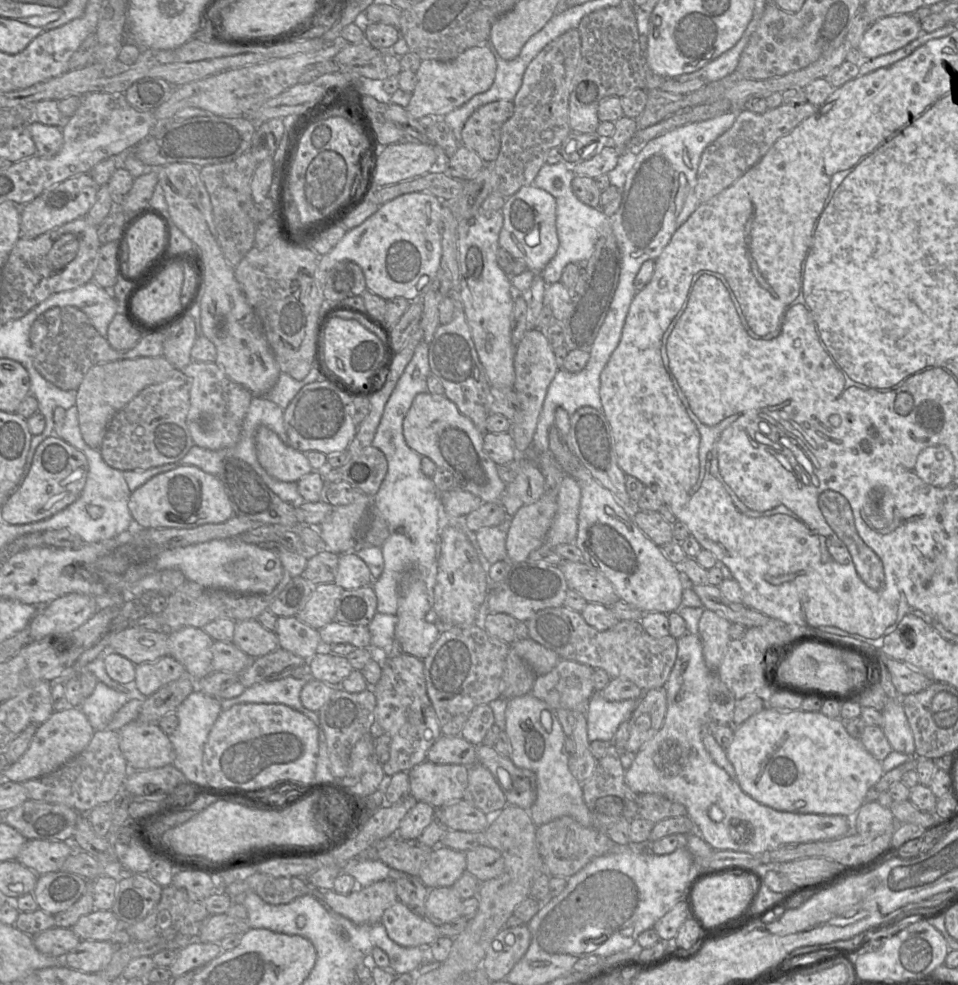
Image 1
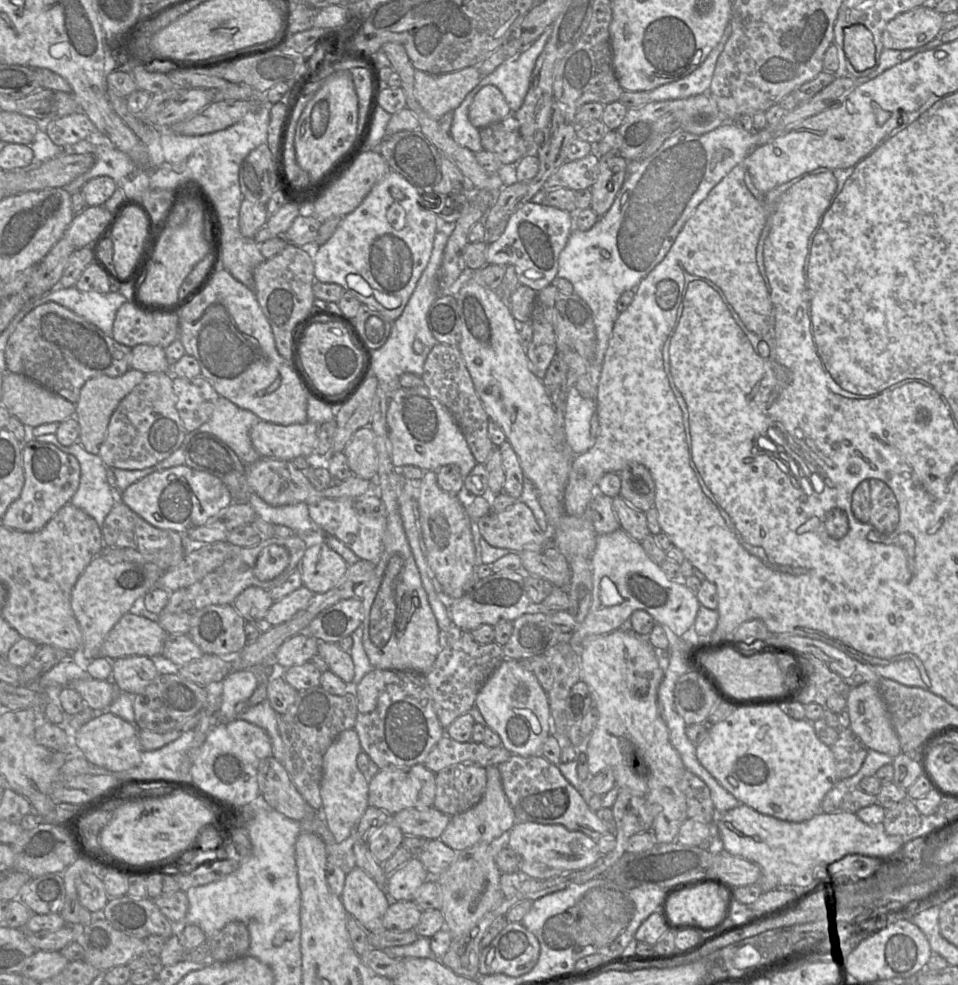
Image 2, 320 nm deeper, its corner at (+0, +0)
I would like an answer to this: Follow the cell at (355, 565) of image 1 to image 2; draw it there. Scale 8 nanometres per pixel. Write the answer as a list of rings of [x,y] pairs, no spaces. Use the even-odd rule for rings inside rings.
[[[325,542],[309,543],[299,563],[302,584],[314,594],[338,585],[348,569],[344,559]]]

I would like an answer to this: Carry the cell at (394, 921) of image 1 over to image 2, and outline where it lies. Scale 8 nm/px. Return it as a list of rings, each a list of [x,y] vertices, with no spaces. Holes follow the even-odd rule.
[[[354,867],[347,871],[340,898],[347,913],[367,931],[385,929],[383,917],[392,900],[363,869]]]

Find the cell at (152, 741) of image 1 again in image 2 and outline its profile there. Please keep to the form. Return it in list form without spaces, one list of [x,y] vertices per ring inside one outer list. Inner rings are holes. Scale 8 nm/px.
[[[106,710],[96,713],[95,717],[72,733],[79,753],[91,764],[111,771],[123,771],[133,768],[141,762],[143,749],[138,731],[136,724],[131,724]]]

